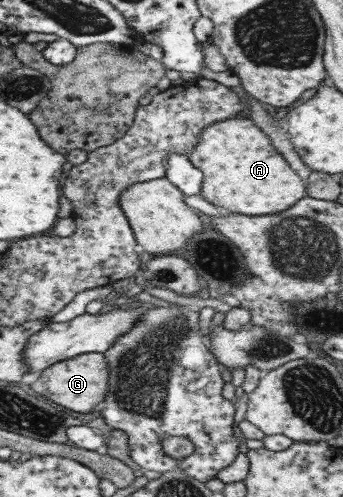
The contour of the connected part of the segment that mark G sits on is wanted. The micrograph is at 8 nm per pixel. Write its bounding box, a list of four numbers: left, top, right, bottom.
[29,353,108,415]

